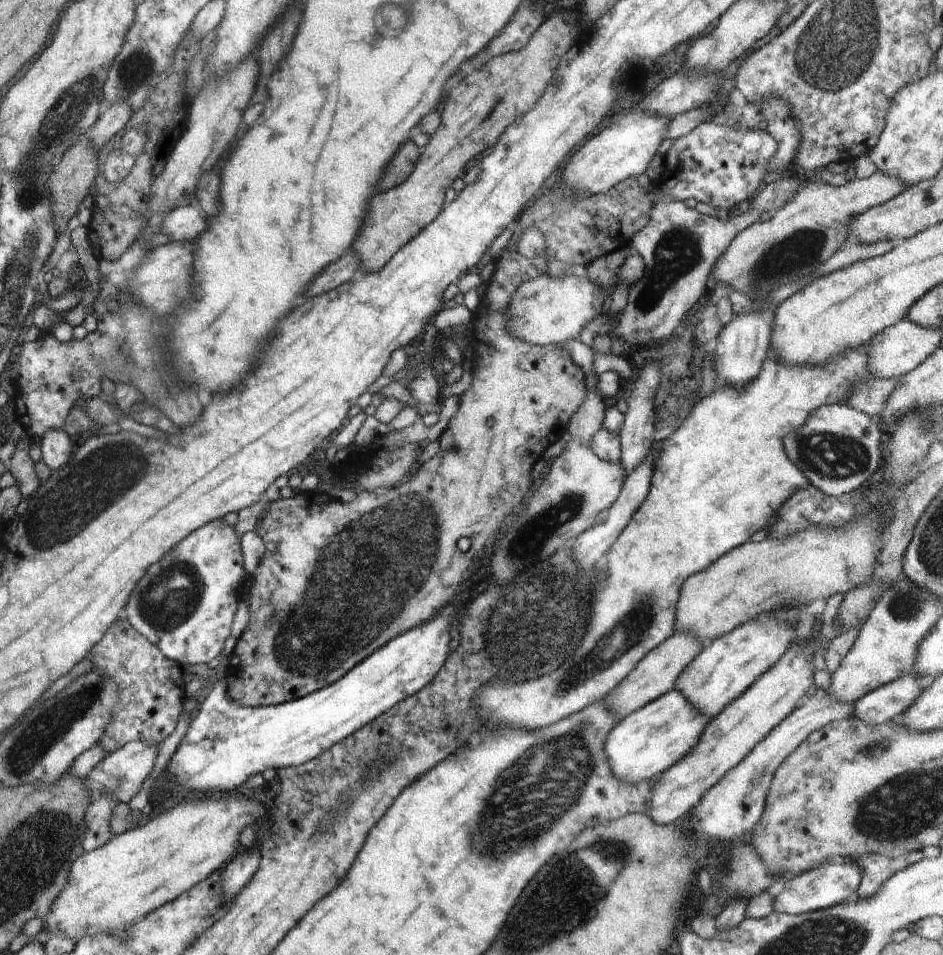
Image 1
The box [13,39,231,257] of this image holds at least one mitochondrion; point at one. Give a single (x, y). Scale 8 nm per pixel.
(66, 113)

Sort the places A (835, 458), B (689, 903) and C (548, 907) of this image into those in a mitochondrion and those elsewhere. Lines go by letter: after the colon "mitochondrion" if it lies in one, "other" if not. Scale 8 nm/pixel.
A: mitochondrion
B: other
C: mitochondrion

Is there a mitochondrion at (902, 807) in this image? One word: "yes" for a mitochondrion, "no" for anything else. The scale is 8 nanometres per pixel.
yes

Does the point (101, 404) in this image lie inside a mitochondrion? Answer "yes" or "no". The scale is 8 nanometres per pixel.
no

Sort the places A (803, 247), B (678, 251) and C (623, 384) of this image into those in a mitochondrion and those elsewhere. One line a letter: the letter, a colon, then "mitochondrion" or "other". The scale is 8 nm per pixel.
A: mitochondrion
B: mitochondrion
C: other

